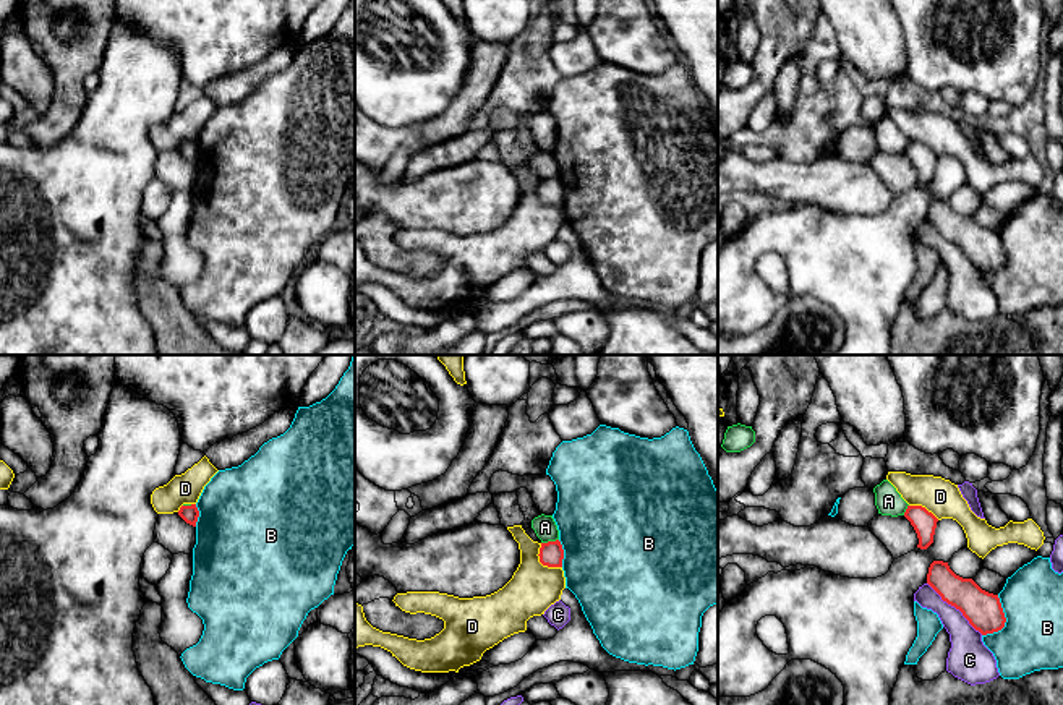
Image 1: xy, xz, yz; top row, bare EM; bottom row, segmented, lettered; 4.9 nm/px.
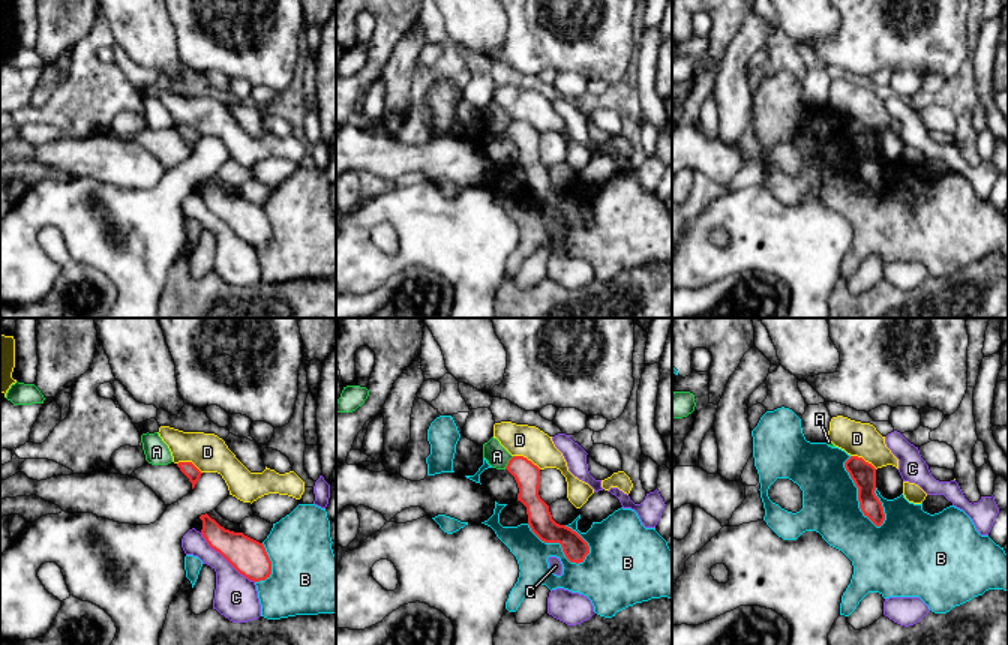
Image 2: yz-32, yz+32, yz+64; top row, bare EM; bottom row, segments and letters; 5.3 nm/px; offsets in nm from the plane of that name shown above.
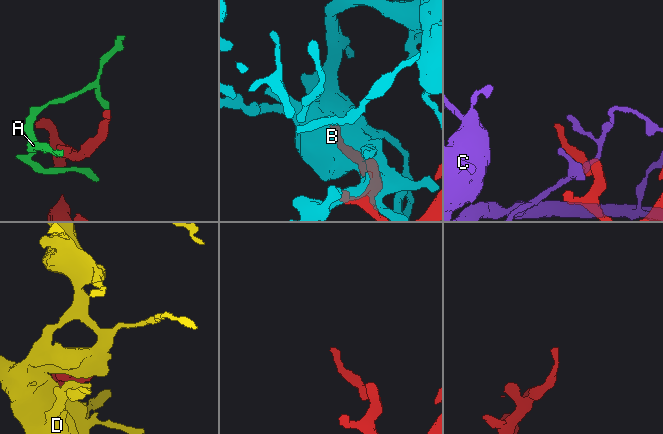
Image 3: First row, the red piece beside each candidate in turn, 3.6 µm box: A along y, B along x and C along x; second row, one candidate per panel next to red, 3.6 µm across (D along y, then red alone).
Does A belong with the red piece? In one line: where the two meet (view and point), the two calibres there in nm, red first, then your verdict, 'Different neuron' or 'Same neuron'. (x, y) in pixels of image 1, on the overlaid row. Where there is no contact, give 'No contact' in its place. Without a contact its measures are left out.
Touches red at xz (550, 542). Thickness 120 nm (red) against 120 nm. Different neuron

